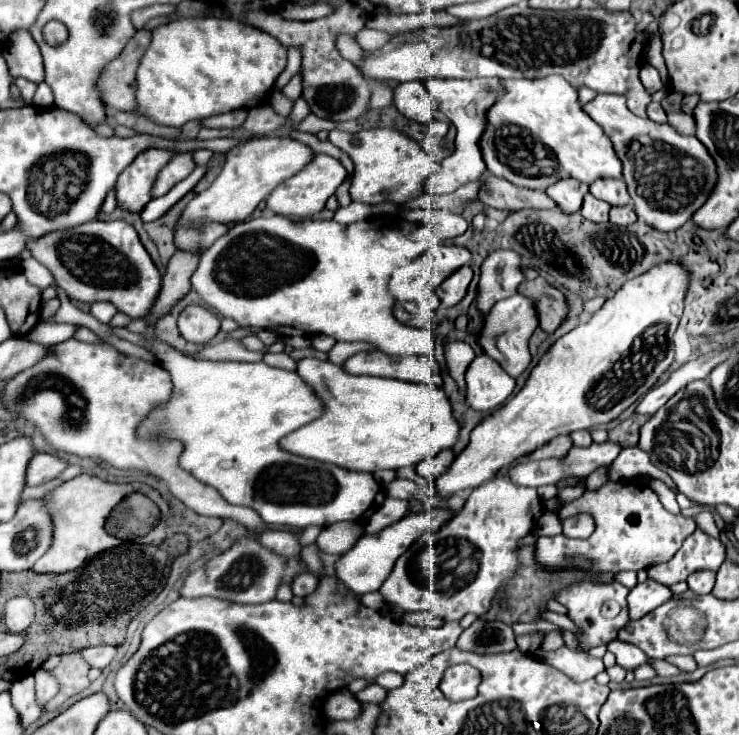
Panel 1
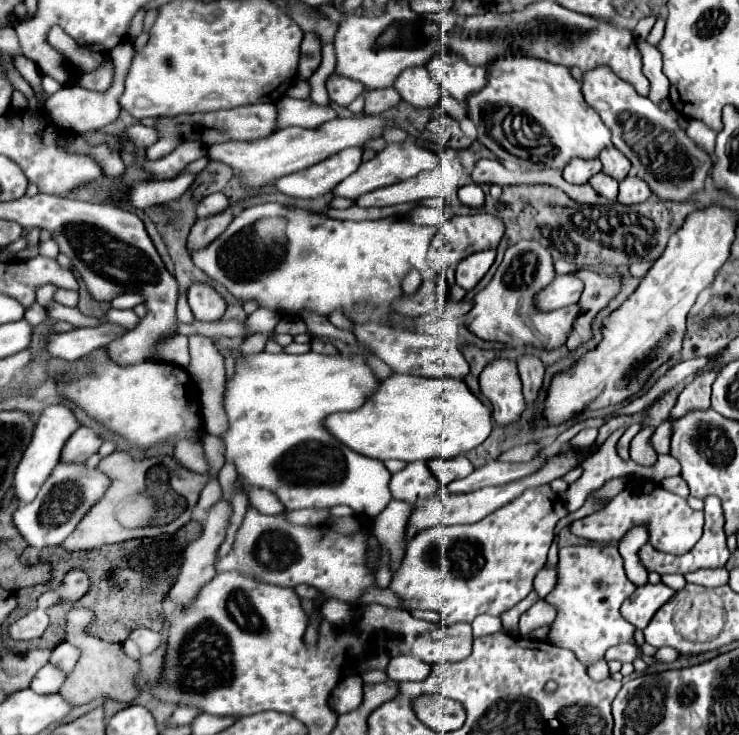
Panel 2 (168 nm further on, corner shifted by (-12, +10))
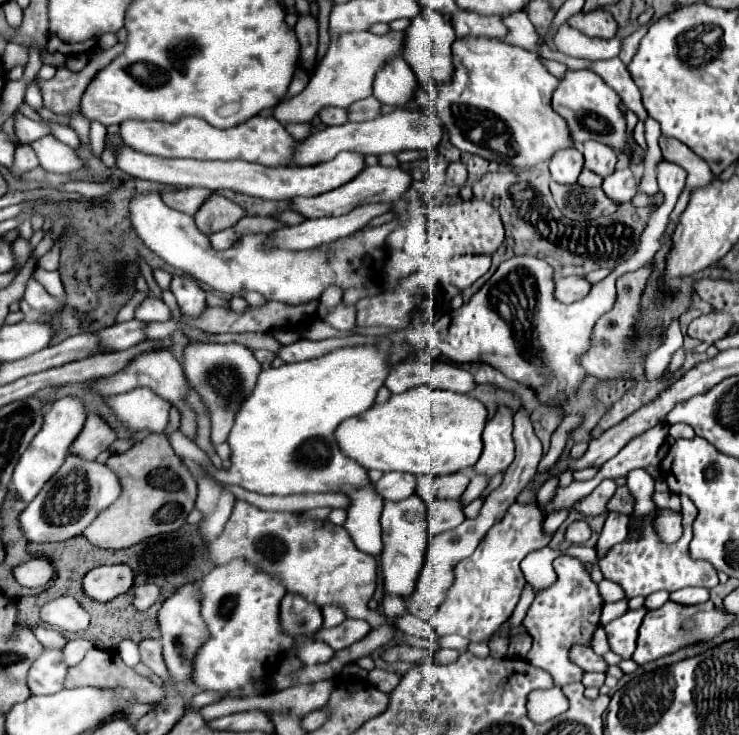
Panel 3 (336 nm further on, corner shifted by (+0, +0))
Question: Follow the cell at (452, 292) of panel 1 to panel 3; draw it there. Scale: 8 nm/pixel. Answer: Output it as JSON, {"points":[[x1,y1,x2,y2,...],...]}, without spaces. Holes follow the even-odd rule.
{"points":[[460,255,450,263,450,281,458,289,470,287,476,279,480,279,490,267,488,255]]}

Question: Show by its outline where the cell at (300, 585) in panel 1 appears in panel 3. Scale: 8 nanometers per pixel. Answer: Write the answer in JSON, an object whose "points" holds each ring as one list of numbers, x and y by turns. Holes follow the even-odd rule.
{"points":[[286,593,280,601,280,627,292,639,312,635,322,627,322,611,302,595]]}

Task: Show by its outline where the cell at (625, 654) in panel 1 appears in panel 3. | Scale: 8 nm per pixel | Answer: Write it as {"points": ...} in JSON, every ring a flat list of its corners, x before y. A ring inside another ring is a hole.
{"points":[[599,627,595,632,593,640,591,642,591,647,593,651,598,655,604,655,605,653,610,651,607,635,602,627]]}

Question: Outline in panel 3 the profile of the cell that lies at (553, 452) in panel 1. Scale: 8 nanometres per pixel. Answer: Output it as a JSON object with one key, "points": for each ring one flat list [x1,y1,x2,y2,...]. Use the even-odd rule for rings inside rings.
{"points":[[472,477,472,481,470,481,470,485,468,485,468,489,464,491,464,495,462,495,462,499,460,499,460,505,462,507,466,507,466,505,470,505,482,491,484,491,484,487,488,485,488,481,484,479,484,477]]}

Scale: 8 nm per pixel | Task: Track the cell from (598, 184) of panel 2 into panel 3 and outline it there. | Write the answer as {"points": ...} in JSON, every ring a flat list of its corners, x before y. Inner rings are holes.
{"points":[[584,169,584,171,580,173,578,183,580,183,580,185,584,185,584,187,600,187,602,177,600,177,600,175,596,175,596,173,592,173,590,169]]}

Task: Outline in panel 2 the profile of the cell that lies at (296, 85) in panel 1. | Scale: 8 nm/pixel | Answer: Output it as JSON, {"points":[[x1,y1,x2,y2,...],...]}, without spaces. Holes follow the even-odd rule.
{"points":[[314,33,304,35,302,47,300,47,300,67,298,67,298,77,308,81,312,77,312,73,318,69,320,61,322,61,322,43]]}

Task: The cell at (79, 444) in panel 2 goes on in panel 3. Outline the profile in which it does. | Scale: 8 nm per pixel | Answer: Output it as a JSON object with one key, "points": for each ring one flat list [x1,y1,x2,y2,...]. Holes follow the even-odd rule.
{"points":[[90,413,86,425,78,439,74,441,70,453,78,453,84,459,96,459,102,451,106,451,116,441,114,429,96,413]]}

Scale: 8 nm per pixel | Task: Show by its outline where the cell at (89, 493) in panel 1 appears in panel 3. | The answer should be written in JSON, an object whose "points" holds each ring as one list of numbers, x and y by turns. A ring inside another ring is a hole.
{"points":[[150,433,146,435,142,441,138,441,130,451,120,453,120,455,112,455,106,465,110,469,116,471,116,475,120,477,122,483,122,495,118,497,116,503,112,503,108,509,104,509,92,523,92,527,88,527,82,535,96,547,102,549,126,549,132,547,152,535,160,535,166,531,176,531,184,519,188,517,188,513,194,509,194,501,196,501,196,479,192,477,192,473,186,469,186,465,182,463,182,459,174,453,168,437,164,433],[150,473,160,473,160,487,150,485,148,475],[166,503,176,503,180,505,182,513,174,523,160,523,156,521,156,513,160,507,164,507]]}

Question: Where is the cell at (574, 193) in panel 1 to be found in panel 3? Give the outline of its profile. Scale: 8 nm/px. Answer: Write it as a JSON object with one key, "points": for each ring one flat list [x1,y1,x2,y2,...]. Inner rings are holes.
{"points":[[574,147,558,151,550,159,550,173,556,183,576,183,582,167,584,167,582,151]]}

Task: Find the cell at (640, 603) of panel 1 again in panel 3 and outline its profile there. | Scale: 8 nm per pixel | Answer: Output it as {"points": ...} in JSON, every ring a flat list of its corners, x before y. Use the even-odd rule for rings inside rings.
{"points":[[640,607,636,611,628,611,626,615,614,619,604,627,612,653,620,655,622,659,632,659,632,653,636,649,638,627,644,615,646,615,646,607]]}

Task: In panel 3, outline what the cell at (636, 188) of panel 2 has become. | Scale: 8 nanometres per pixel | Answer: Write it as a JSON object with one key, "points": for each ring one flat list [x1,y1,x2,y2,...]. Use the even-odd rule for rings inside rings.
{"points":[[622,167,622,169,616,169,612,175,604,177,602,189,610,199,624,205,624,203,630,203,632,197,638,193,638,181,640,181,638,175,630,167]]}

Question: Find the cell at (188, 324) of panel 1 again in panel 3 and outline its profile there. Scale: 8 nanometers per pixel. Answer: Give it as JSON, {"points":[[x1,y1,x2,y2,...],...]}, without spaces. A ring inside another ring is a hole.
{"points":[[186,275,174,277,170,283,170,289,172,289,172,293,178,301,178,307,184,315,198,317,204,311,206,295,192,277,186,277]]}

